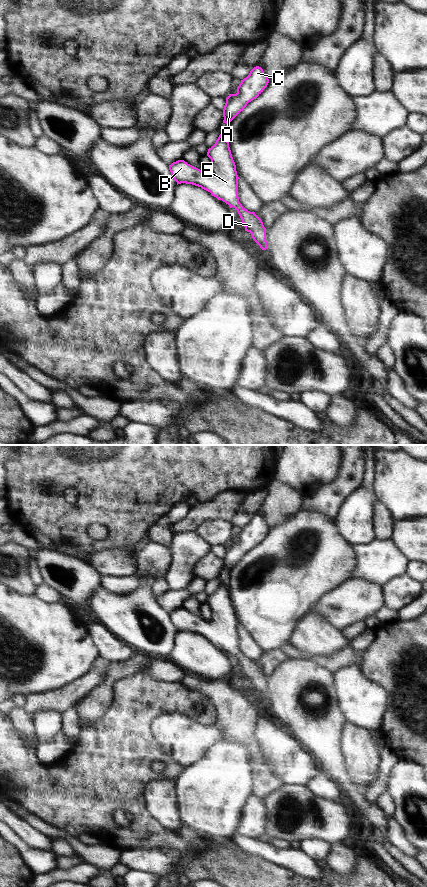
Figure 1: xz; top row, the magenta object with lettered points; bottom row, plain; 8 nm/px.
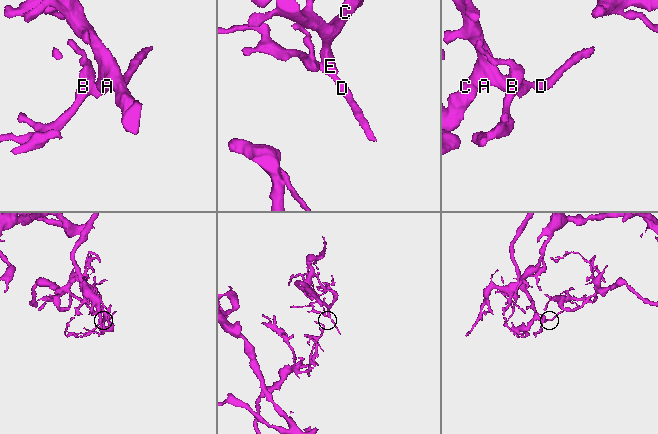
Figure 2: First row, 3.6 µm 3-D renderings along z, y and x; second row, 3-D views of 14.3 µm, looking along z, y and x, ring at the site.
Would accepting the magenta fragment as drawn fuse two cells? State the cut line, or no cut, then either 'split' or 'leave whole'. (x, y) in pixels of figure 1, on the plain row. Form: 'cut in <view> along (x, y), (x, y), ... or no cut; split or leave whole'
no cut; leave whole

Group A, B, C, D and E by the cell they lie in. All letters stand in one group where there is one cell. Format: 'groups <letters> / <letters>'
groups A B C D E

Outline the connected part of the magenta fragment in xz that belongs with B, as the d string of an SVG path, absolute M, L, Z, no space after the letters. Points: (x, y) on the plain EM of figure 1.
M220 582L215 592L208 597L207 604L211 607L211 618L208 622L193 615L184 608L178 608L169 613L172 625L178 632L192 632L211 641L235 656L242 668L245 679L250 680L253 688L262 698L267 697L266 676L262 668L245 657L239 650L238 623L233 608L229 590Z

